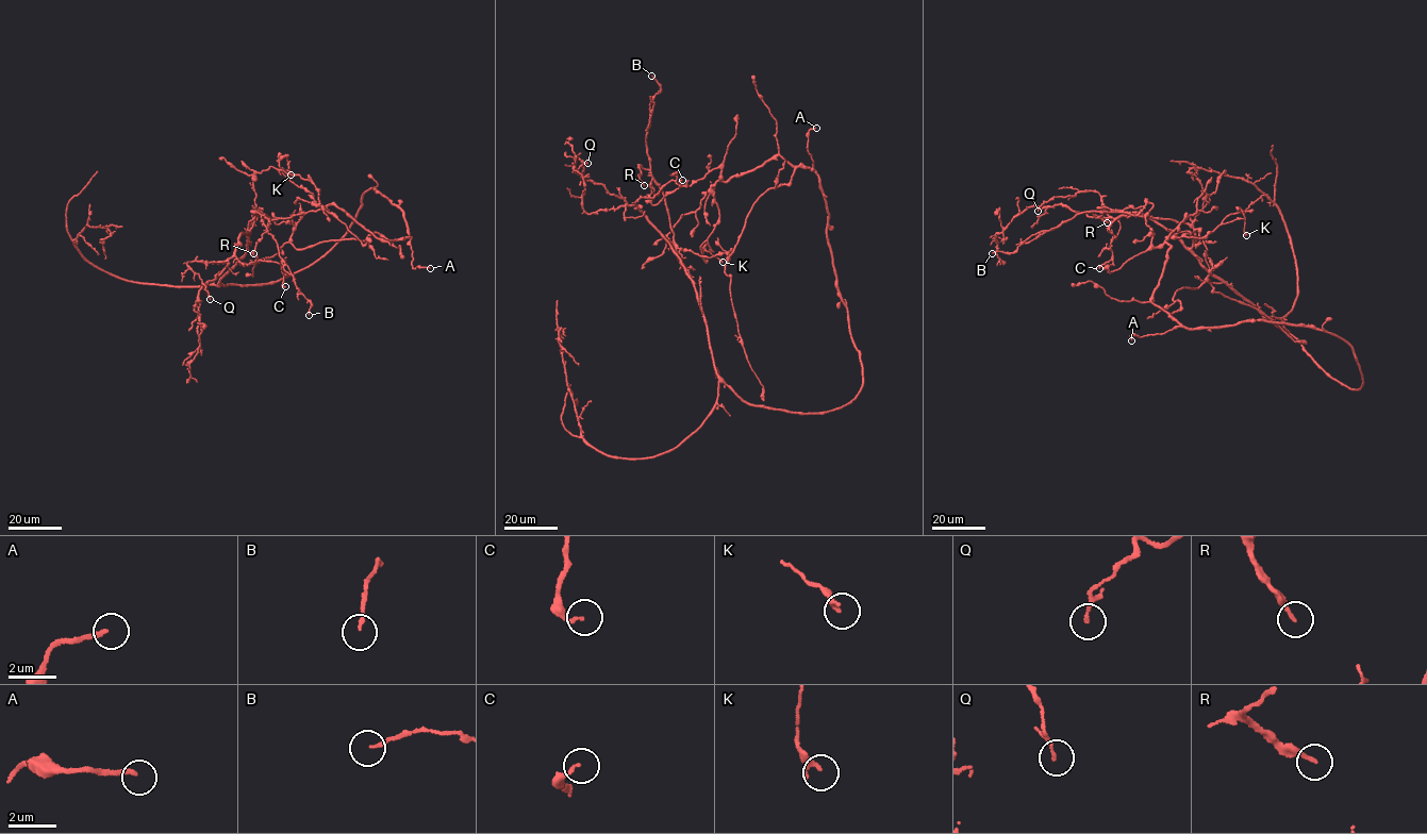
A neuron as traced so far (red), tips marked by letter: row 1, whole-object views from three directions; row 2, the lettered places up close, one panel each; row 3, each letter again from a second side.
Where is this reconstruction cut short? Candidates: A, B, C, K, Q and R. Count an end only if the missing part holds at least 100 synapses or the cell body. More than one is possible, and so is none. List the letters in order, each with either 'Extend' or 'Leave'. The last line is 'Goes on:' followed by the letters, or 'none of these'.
A: Leave
B: Leave
C: Leave
K: Leave
Q: Leave
R: Leave
Goes on: none of these

